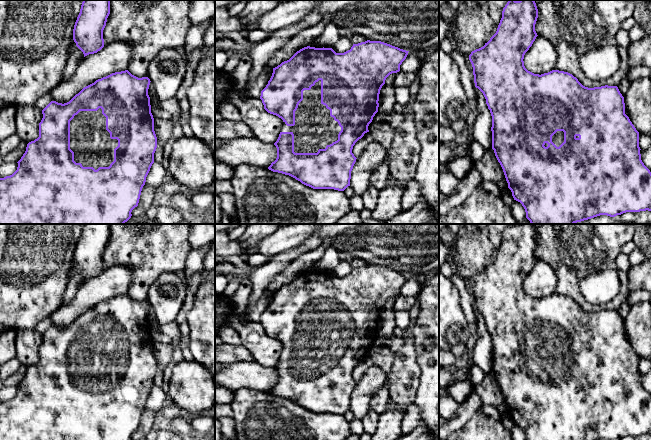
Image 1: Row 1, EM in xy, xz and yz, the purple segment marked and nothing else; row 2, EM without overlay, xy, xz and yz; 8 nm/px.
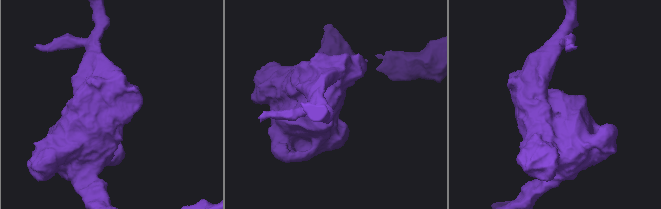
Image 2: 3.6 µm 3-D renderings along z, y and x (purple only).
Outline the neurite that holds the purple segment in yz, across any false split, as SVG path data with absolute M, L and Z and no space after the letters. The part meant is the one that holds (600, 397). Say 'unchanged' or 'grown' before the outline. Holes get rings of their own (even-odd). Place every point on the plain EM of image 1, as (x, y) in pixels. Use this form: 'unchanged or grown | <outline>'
grown | M509 224L503 232L496 257L483 271L472 275L469 279L475 311L483 317L492 340L492 373L503 393L514 424L522 428L526 440L617 440L626 436L651 435L651 396L641 384L639 356L625 338L624 321L618 311L605 309L588 312L568 296L552 294L539 299L525 292L524 279L538 260L535 255L537 242L538 233L534 224Z

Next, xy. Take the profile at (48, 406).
grown | M128 294L115 296L106 301L96 304L94 307L84 311L78 318L76 318L67 327L58 327L51 325L43 334L43 342L39 347L39 361L34 365L27 368L26 375L17 386L17 394L10 400L0 402L0 440L132 440L132 434L138 430L141 415L146 406L146 401L150 395L152 388L154 387L154 377L157 372L157 361L154 355L154 342L151 337L150 321L148 319L148 313L150 309L150 303L148 301L138 302L132 299Z

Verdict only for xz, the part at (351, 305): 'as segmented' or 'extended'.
extended

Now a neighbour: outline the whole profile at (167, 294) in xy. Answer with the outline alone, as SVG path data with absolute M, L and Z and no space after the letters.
M163 273L149 289L147 301L160 324L175 321L186 298L187 286L183 275Z

